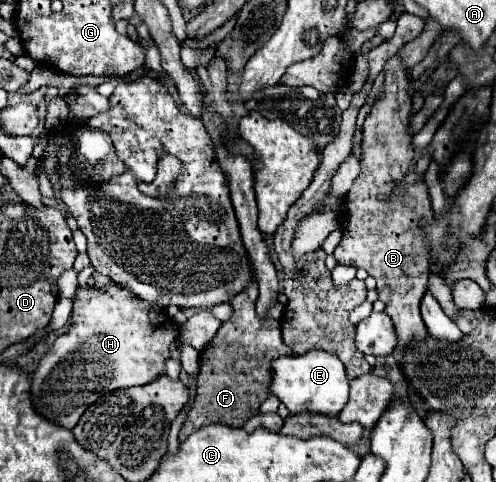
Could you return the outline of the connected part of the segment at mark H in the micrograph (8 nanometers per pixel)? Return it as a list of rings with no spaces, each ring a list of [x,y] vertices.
[[[105,285],[103,289],[79,287],[73,295],[73,313],[69,329],[55,339],[51,349],[41,357],[31,383],[31,401],[35,411],[43,417],[59,423],[65,429],[73,429],[85,409],[95,403],[103,393],[111,393],[121,387],[145,385],[165,375],[165,361],[171,357],[171,345],[177,339],[177,327],[163,311],[155,311],[155,305],[141,301],[129,289],[121,285]]]

